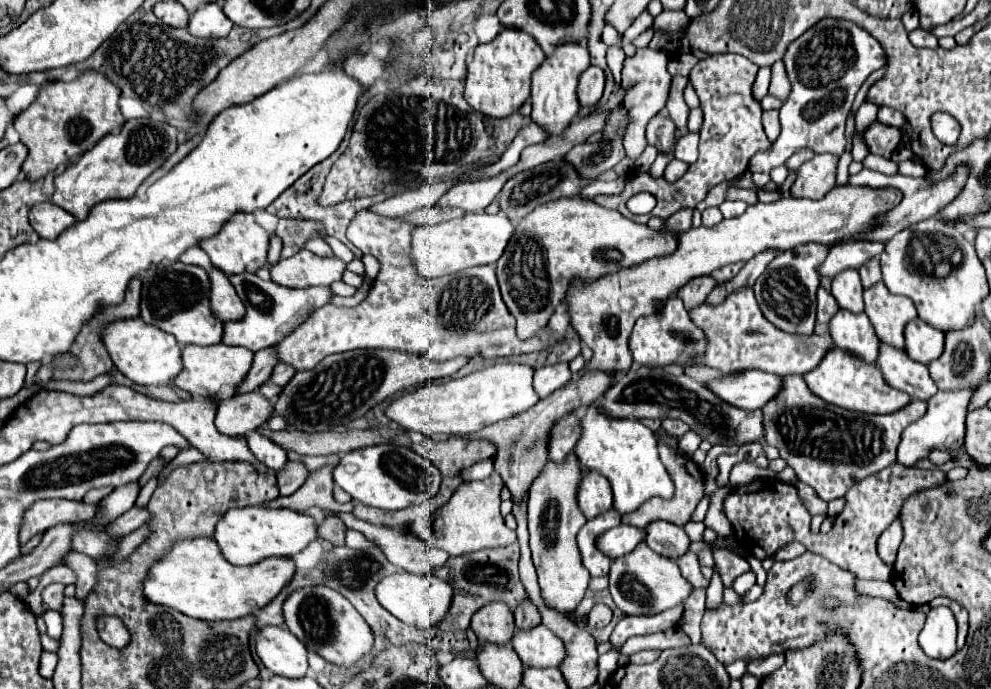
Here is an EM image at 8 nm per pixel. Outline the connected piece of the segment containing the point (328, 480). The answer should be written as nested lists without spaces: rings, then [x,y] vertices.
[[[325,466],[325,468],[317,470],[317,472],[311,472],[311,474],[307,476],[305,484],[303,484],[297,492],[293,492],[291,496],[279,496],[279,498],[271,500],[271,502],[265,504],[265,506],[269,506],[269,508],[289,508],[289,510],[295,510],[295,512],[305,512],[307,508],[317,506],[317,508],[333,510],[335,513],[351,513],[354,508],[352,503],[348,503],[348,506],[337,504],[333,498],[333,494],[331,494],[331,490],[333,490],[333,476],[331,476],[331,472],[333,472],[333,466]]]

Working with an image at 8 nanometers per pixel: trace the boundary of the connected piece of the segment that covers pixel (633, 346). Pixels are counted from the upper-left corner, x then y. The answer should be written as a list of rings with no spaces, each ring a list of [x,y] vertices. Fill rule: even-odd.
[[[669,298],[661,314],[651,314],[651,316],[641,316],[635,322],[635,328],[629,338],[629,350],[633,354],[633,360],[637,364],[653,366],[653,368],[663,368],[663,366],[681,366],[681,368],[691,368],[695,366],[695,354],[705,352],[705,332],[701,328],[693,326],[693,320],[683,306],[679,298]]]

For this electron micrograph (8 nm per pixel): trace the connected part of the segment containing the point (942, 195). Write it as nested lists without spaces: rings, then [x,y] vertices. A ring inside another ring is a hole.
[[[863,168],[858,174],[849,176],[849,183],[856,186],[870,187],[870,188],[882,188],[884,186],[893,186],[903,192],[903,200],[897,208],[885,212],[885,220],[881,220],[881,224],[877,224],[879,228],[873,228],[873,232],[869,232],[869,236],[851,236],[851,240],[873,240],[873,242],[887,242],[889,238],[893,238],[897,232],[901,232],[903,228],[915,224],[915,222],[921,222],[925,218],[931,218],[931,216],[937,216],[937,212],[947,206],[957,194],[959,194],[959,188],[963,186],[965,182],[965,168],[957,168],[955,176],[953,178],[947,178],[947,180],[941,180],[941,182],[931,182],[929,178],[907,178],[907,176],[901,176],[901,174],[895,174],[893,176],[886,176],[880,172]]]

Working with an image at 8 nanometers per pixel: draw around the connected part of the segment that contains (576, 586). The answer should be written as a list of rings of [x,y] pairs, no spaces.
[[[573,450],[565,460],[561,460],[561,464],[553,464],[551,460],[547,460],[545,468],[533,480],[529,490],[527,524],[533,564],[537,568],[539,586],[545,602],[549,606],[555,606],[559,612],[569,612],[581,602],[591,578],[581,564],[581,554],[577,548],[577,532],[587,522],[577,504],[577,488],[581,484],[581,478],[581,462],[577,460],[577,454]]]

